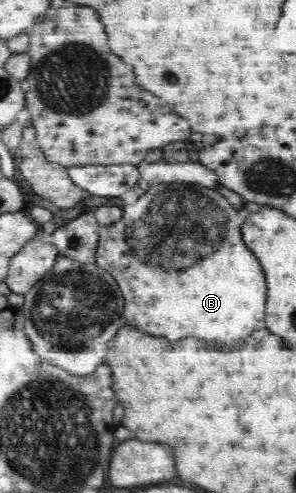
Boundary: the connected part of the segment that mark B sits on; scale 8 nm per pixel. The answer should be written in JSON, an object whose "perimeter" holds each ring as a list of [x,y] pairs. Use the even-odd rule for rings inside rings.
{"perimeter":[[[194,183],[150,185],[132,205],[123,205],[122,218],[98,229],[95,254],[98,270],[107,270],[117,282],[124,299],[123,316],[135,329],[152,336],[179,341],[191,337],[209,339],[233,347],[233,341],[247,337],[263,321],[266,307],[266,279],[263,266],[247,249],[241,233],[244,220],[217,189]],[[163,269],[183,269],[165,273]]]}

